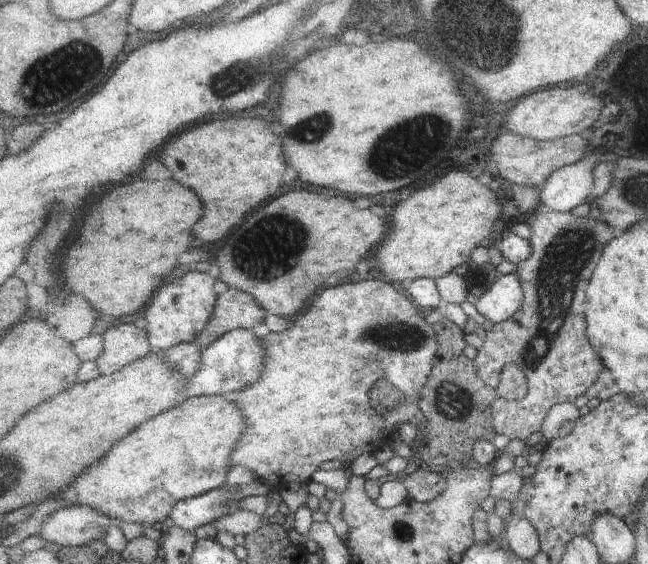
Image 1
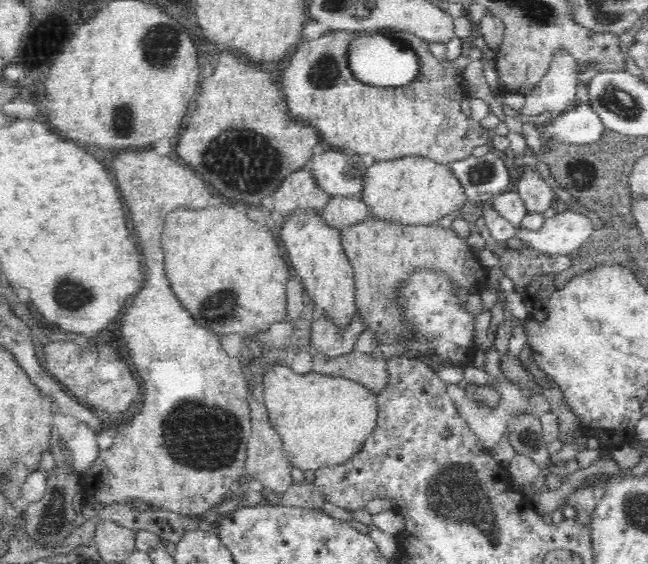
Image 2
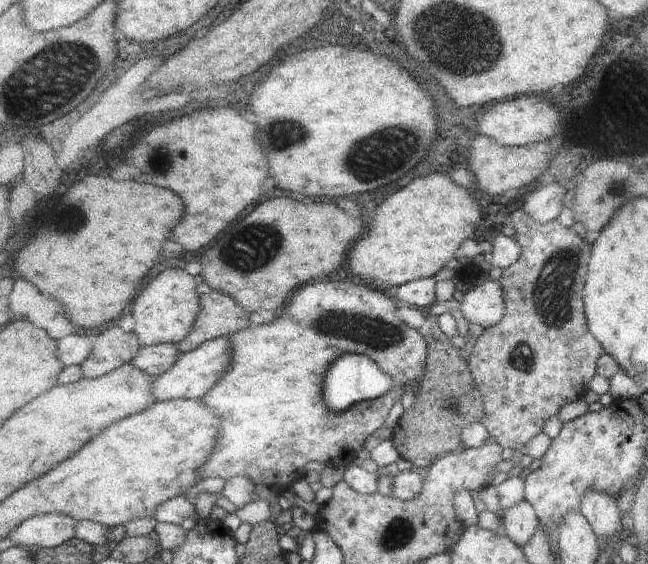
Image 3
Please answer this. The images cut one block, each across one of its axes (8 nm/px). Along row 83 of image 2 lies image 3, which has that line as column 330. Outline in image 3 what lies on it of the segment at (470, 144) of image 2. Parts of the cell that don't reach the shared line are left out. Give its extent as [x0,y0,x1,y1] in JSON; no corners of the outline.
[202,282,430,492]

